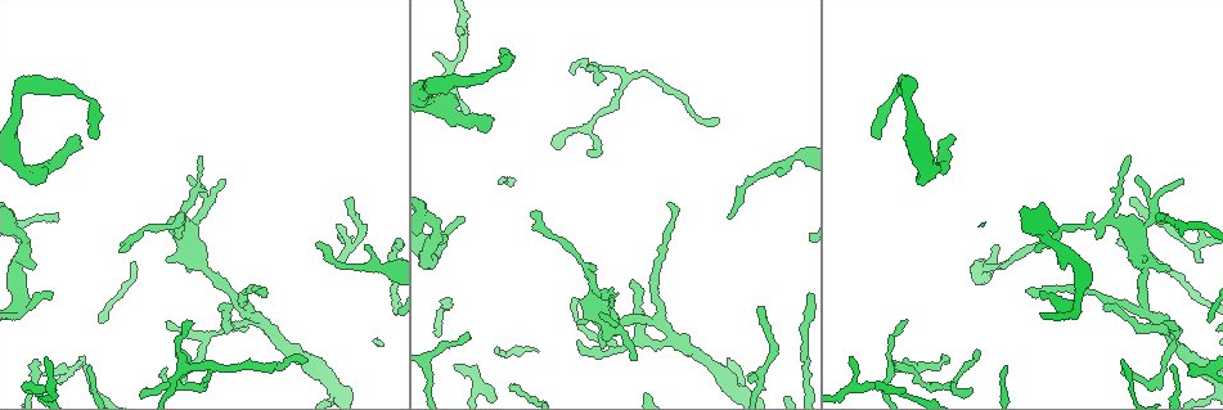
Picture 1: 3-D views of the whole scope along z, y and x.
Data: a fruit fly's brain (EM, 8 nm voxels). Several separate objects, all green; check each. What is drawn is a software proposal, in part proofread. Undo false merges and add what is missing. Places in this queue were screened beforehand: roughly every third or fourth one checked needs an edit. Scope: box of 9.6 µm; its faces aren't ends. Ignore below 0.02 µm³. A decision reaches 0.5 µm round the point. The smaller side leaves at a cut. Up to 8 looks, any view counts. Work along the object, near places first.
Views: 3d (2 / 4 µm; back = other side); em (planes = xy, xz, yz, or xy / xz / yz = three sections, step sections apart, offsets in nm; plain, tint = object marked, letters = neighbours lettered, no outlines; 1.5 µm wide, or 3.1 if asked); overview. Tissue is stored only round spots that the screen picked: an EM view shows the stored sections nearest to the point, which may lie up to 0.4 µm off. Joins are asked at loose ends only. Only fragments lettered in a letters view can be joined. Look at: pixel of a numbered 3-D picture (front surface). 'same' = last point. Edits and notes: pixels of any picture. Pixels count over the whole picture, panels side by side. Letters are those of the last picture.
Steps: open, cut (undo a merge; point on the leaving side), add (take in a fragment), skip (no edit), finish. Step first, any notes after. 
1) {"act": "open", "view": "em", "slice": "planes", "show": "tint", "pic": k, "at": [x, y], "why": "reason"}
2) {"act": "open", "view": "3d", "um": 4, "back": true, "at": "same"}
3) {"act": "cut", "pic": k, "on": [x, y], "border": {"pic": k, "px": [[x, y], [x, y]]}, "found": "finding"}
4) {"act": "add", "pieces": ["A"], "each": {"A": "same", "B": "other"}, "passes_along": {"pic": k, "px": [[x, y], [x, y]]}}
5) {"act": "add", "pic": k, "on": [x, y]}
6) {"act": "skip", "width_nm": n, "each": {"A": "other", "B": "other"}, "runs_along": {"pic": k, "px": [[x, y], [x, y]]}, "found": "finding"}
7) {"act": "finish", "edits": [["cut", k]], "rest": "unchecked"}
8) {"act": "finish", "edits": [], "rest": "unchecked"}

{"act": "open", "view": "em", "slice": "planes", "show": "letters", "pic": 1, "at": [603, 76], "why": "thin end"}

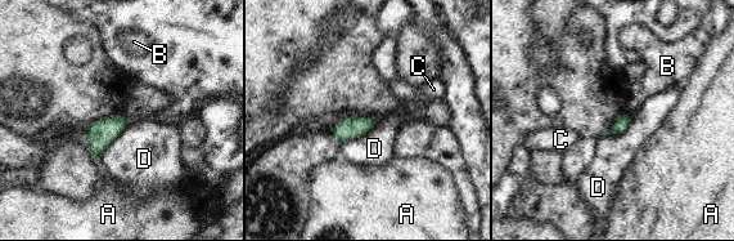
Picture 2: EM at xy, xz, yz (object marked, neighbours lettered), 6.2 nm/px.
{"act": "skip", "each": {"A": "other", "B": "other", "C": "other", "D": "other"}, "border": {"pic": 2, "px": [[375, 121], [369, 130], [341, 144]]}, "found": "none of them fits"}

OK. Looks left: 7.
{"act": "open", "view": "em", "slice": "planes", "show": "tint", "pic": 1, "at": [1124, 317], "why": "touches itself"}

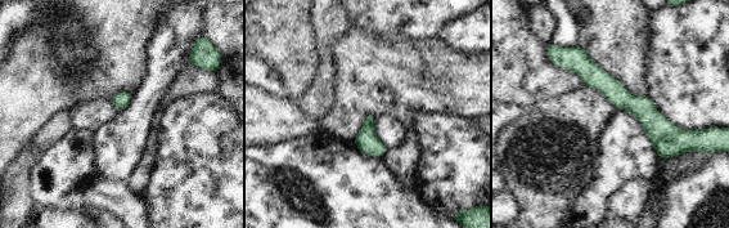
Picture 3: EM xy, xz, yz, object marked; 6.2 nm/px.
{"act": "open", "view": "em", "slice": "planes", "show": "letters", "at": "same"}

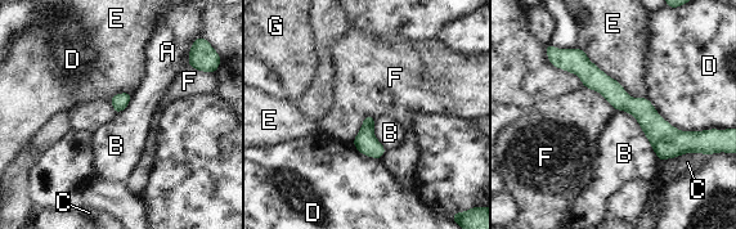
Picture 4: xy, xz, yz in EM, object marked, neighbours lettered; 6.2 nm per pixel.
{"act": "skip", "each": {"A": "other", "B": "other", "C": "other", "D": "other", "E": "other", "F": "other", "G": "other"}, "border": {"pic": 4, "px": [[583, 85], [598, 91], [615, 111]]}, "found": "continuous, no second cell"}

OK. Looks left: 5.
{"act": "open", "view": "3d", "um": 4, "pic": 1, "at": [850, 356]}

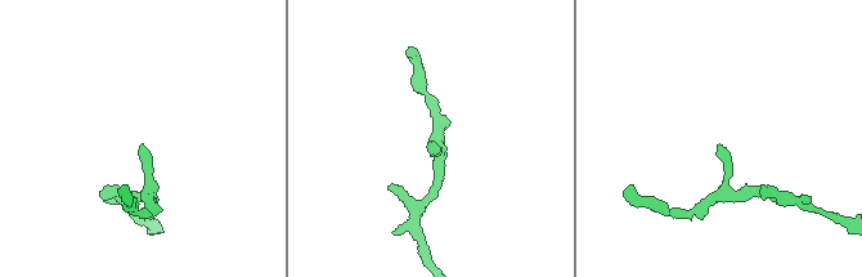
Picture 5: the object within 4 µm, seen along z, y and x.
{"act": "open", "view": "em", "slice": "planes", "show": "letters", "pic": 5, "at": [720, 146], "why": "need the tissue"}

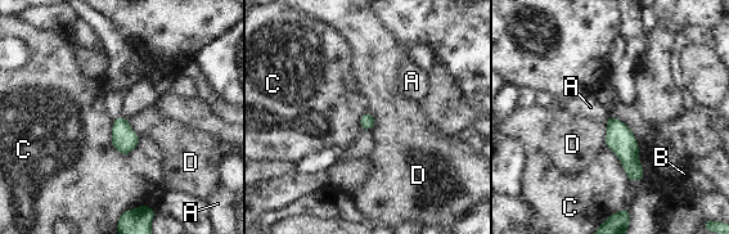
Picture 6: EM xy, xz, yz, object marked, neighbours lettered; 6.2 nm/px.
{"act": "skip", "each": {"A": "other", "B": "other", "C": "other", "D": "other"}, "border": {"pic": 6, "px": [[604, 121], [606, 144]]}, "found": "no lettered fragment goes on from it"}

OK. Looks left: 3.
{"act": "finish", "edits": [], "rest": "unchecked"}

